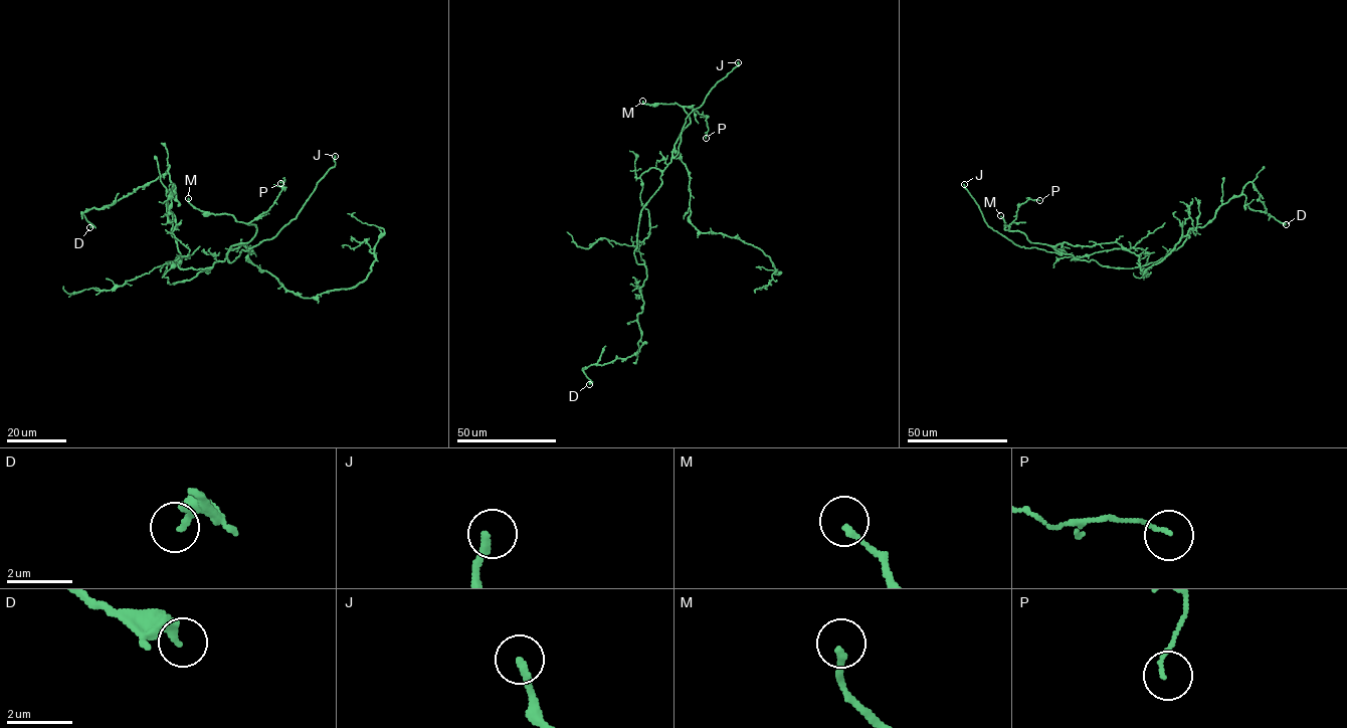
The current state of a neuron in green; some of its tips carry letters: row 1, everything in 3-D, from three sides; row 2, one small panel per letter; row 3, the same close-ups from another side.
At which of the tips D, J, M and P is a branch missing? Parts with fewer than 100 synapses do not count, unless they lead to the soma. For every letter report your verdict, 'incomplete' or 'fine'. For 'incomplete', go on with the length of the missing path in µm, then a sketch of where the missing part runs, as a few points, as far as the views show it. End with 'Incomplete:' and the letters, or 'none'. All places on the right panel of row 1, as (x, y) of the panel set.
D: fine
J: incomplete | 40 µm | (964, 184), (958, 178), (950, 146), (946, 139), (939, 140)
M: fine
P: fine
Incomplete: J

